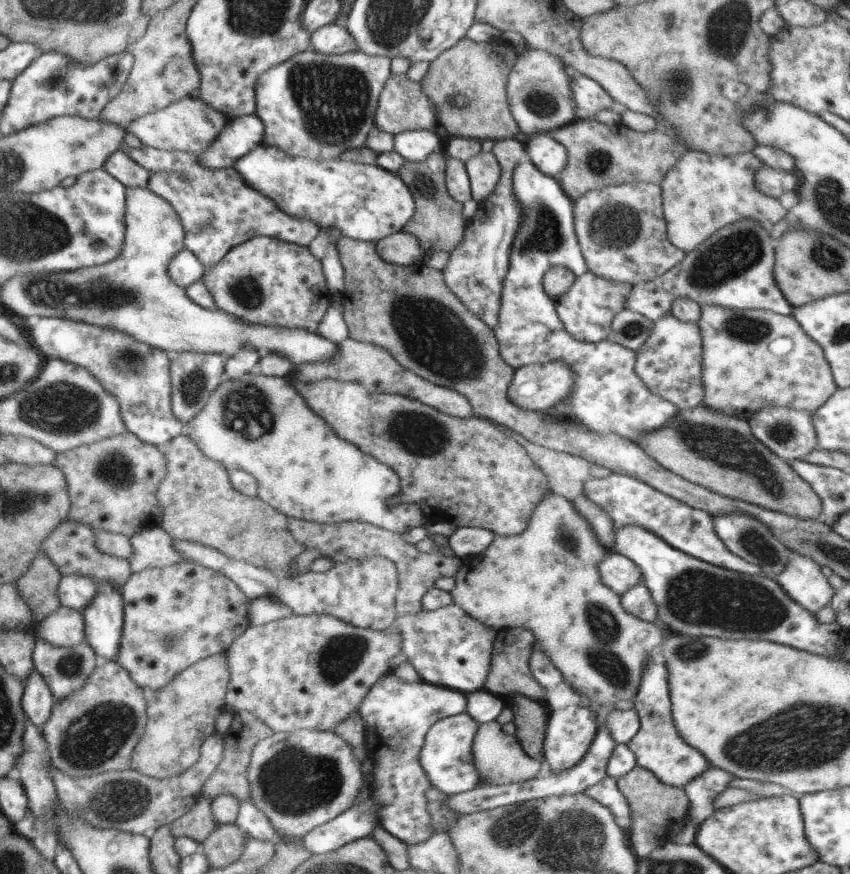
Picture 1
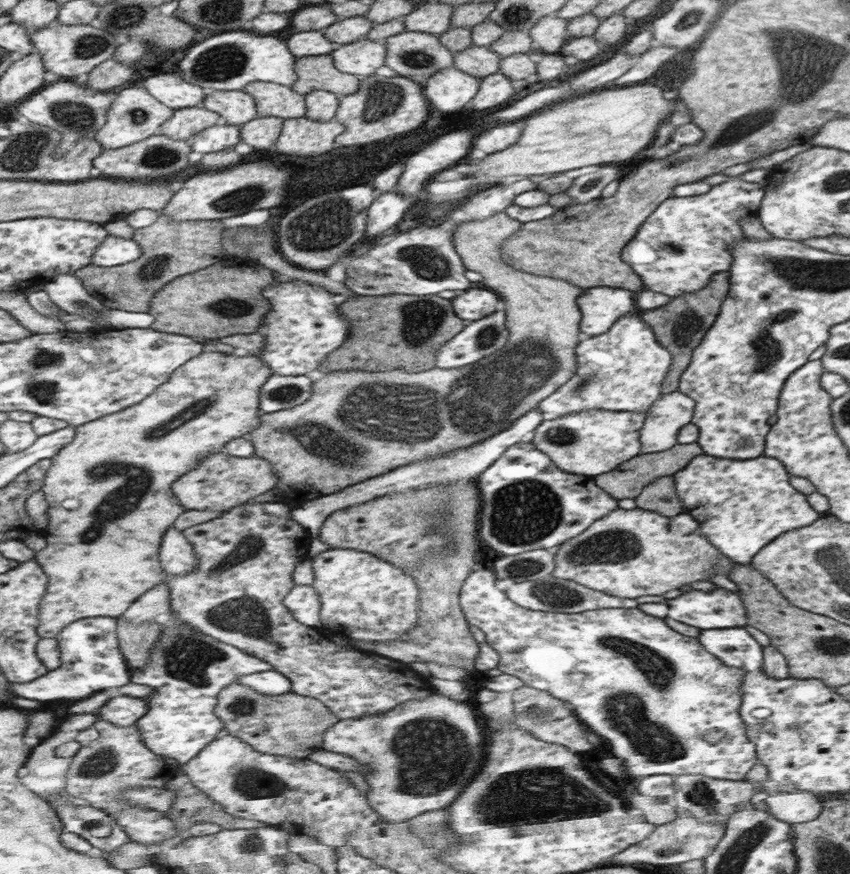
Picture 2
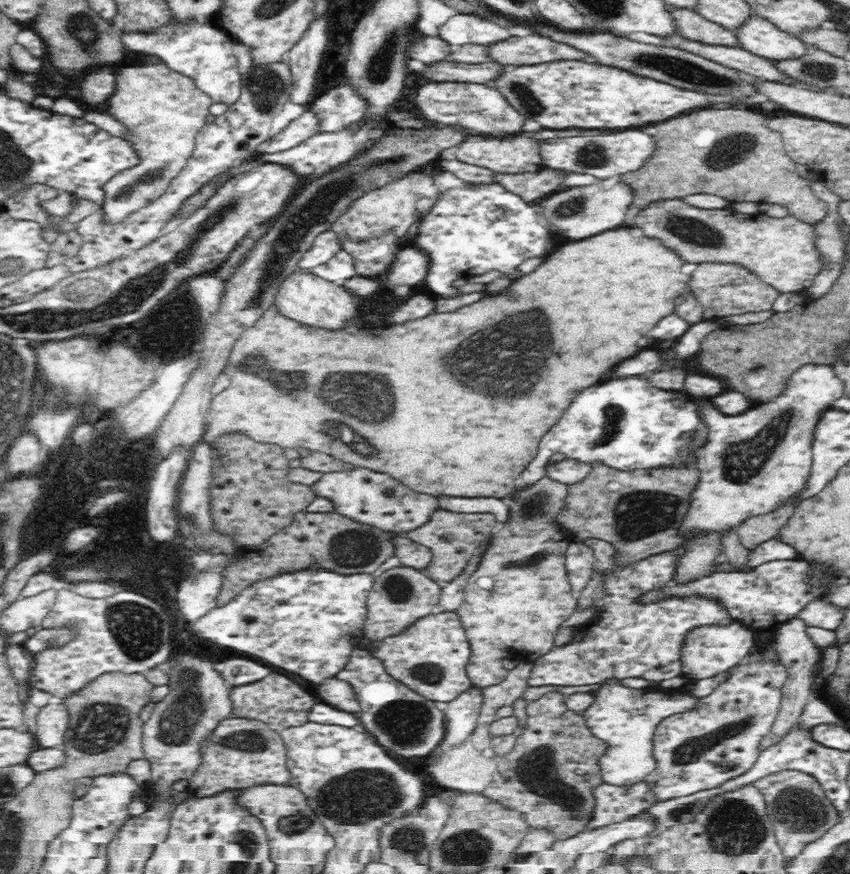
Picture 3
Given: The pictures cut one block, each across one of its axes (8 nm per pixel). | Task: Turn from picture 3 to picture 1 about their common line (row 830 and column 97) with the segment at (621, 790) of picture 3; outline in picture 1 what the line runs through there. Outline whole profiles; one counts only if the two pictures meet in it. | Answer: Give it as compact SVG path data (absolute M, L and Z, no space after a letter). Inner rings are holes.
M74 573L63 575L59 593L64 605L85 612L89 602L96 596L97 590L97 582L92 577Z

